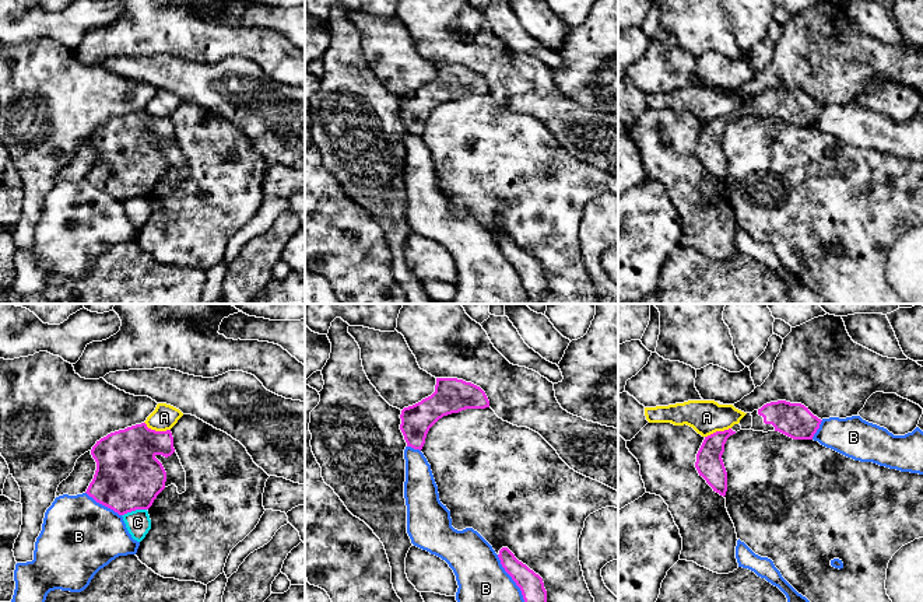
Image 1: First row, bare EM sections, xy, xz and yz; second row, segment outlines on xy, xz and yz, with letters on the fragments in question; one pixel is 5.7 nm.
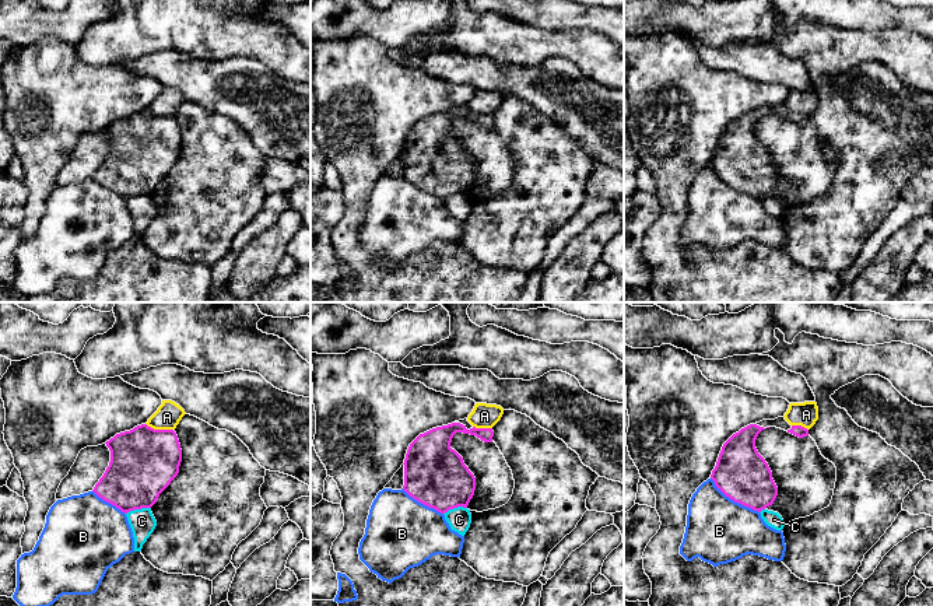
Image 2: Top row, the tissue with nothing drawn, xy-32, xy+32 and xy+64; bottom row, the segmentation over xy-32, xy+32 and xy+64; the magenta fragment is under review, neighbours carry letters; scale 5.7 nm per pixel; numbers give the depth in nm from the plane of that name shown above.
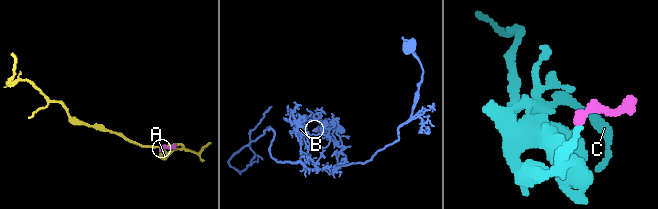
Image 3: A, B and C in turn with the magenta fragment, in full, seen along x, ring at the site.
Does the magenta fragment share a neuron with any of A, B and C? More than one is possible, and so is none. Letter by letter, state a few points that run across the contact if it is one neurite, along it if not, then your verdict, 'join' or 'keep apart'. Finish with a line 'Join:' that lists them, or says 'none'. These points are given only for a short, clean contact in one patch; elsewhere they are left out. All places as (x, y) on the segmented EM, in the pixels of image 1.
A: keep apart
B: keep apart
C: xy (146, 508), (127, 511), (122, 515) | keep apart
Join: none

